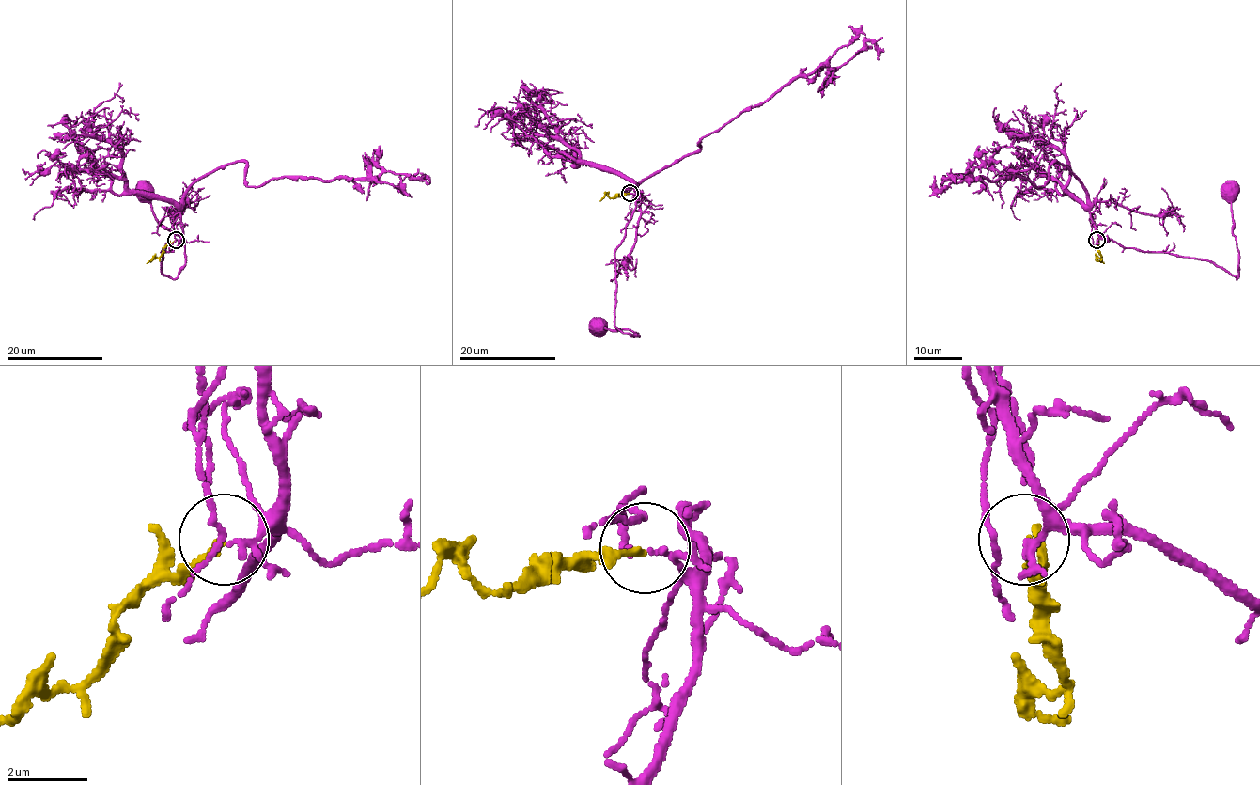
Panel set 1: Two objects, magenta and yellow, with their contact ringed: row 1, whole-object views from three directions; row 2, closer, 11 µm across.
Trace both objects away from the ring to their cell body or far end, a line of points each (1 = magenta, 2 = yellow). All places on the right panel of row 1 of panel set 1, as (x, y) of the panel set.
1: (1096, 240), (1112, 239), (1124, 247), (1213, 261), (1236, 278), (1238, 263), (1237, 243), (1232, 235), (1232, 193)
2: (1096, 240), (1100, 258), (1096, 259), (1104, 263)

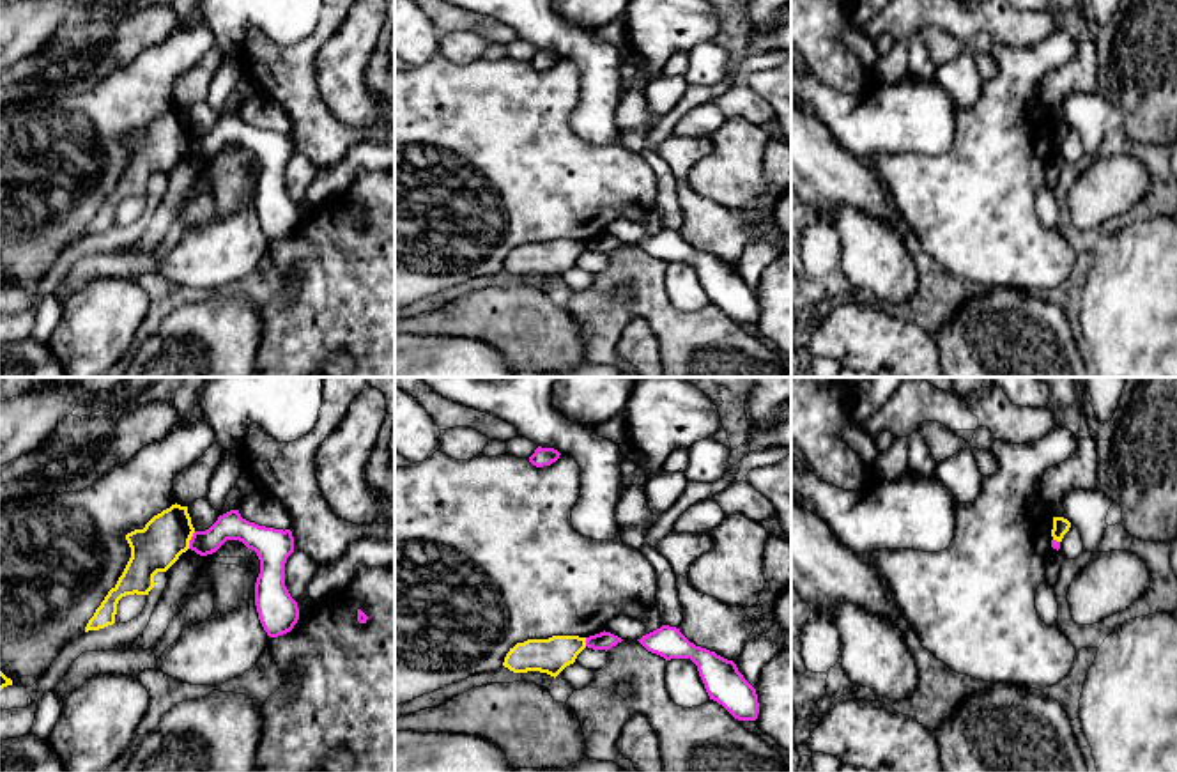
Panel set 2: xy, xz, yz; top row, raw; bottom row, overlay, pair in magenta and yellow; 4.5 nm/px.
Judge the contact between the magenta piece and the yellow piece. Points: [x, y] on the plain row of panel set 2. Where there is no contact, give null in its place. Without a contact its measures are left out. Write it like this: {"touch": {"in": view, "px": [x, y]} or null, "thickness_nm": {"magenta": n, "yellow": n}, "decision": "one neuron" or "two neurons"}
{"touch": {"in": "xy", "px": [190, 144]}, "thickness_nm": {"magenta": 130, "yellow": 220}, "decision": "two neurons"}

